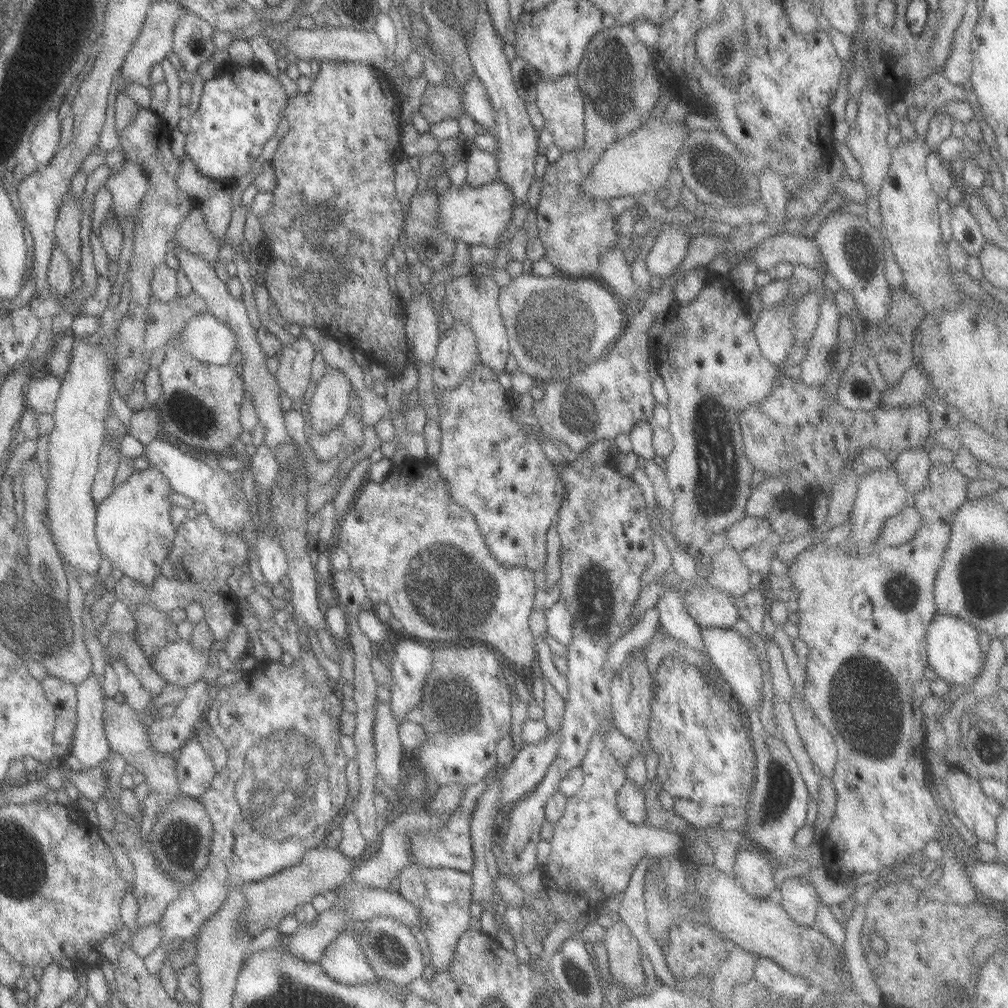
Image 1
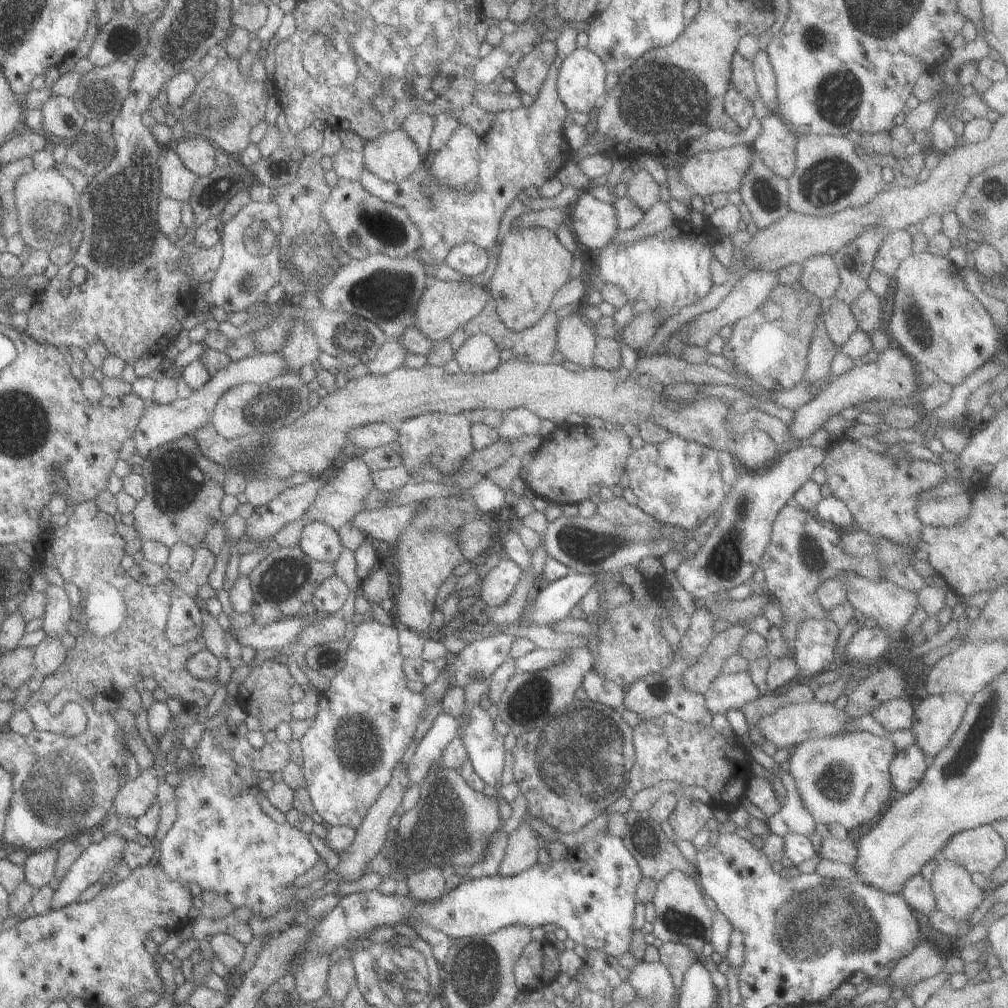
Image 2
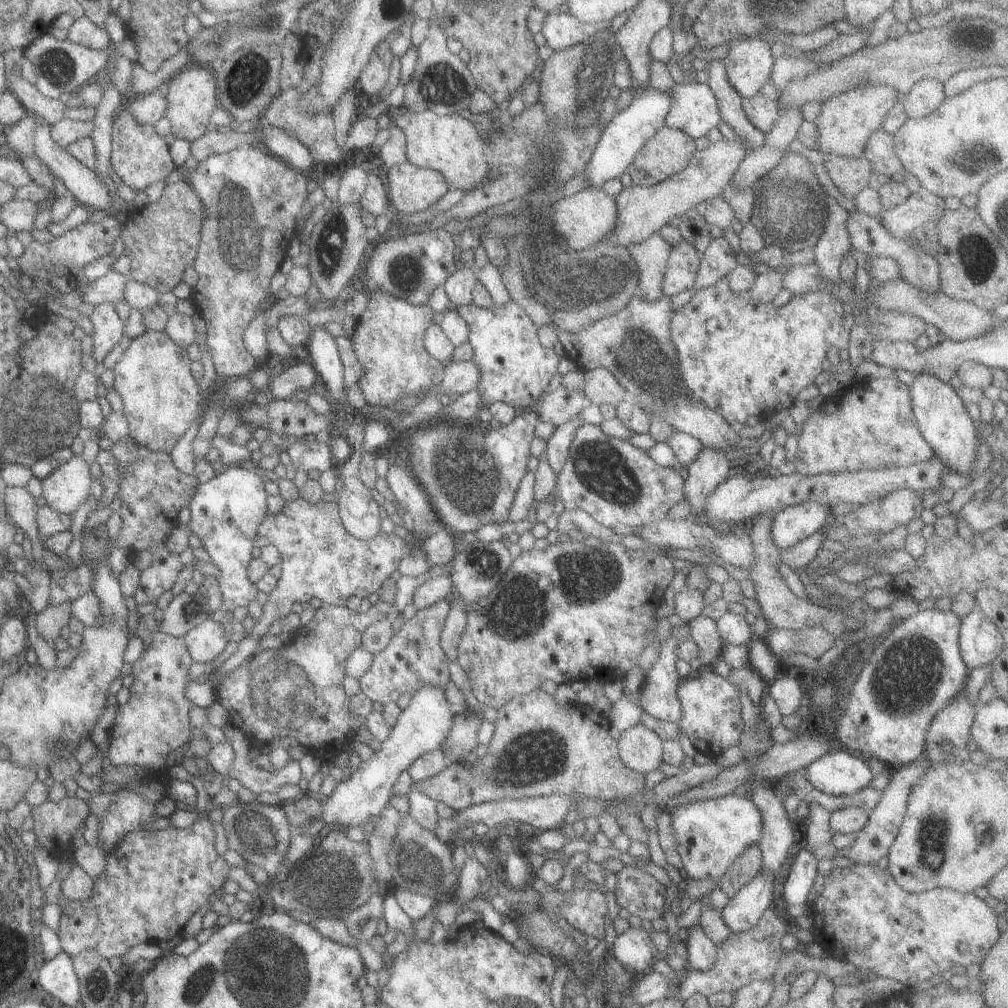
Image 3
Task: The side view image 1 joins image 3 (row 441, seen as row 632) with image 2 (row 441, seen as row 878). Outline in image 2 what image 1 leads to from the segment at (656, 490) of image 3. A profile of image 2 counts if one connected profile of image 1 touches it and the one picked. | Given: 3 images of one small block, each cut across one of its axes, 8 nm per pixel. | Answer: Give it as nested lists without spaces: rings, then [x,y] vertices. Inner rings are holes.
[[[513,408],[503,412],[501,422],[493,426],[498,438],[509,442],[520,440],[522,436],[537,435],[540,429],[539,419],[525,408]]]

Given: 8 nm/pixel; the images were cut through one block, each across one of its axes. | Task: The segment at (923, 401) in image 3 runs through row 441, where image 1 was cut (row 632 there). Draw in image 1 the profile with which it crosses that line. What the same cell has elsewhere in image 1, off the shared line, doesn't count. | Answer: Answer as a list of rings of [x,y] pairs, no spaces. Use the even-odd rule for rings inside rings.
[[[934,613],[925,629],[925,650],[927,650],[927,666],[949,686],[953,685],[958,690],[970,686],[975,676],[983,669],[983,656],[977,644],[978,631],[967,621]]]

